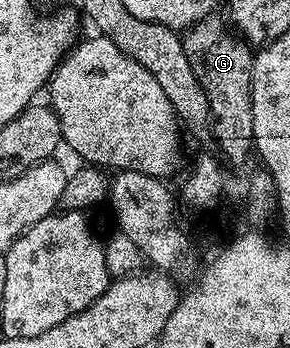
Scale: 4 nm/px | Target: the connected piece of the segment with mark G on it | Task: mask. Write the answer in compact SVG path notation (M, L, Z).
M218 17L201 19L193 29L185 32L183 48L191 62L195 77L208 97L212 143L218 146L217 154L234 167L242 167L254 151L252 133L252 69L255 52Z

